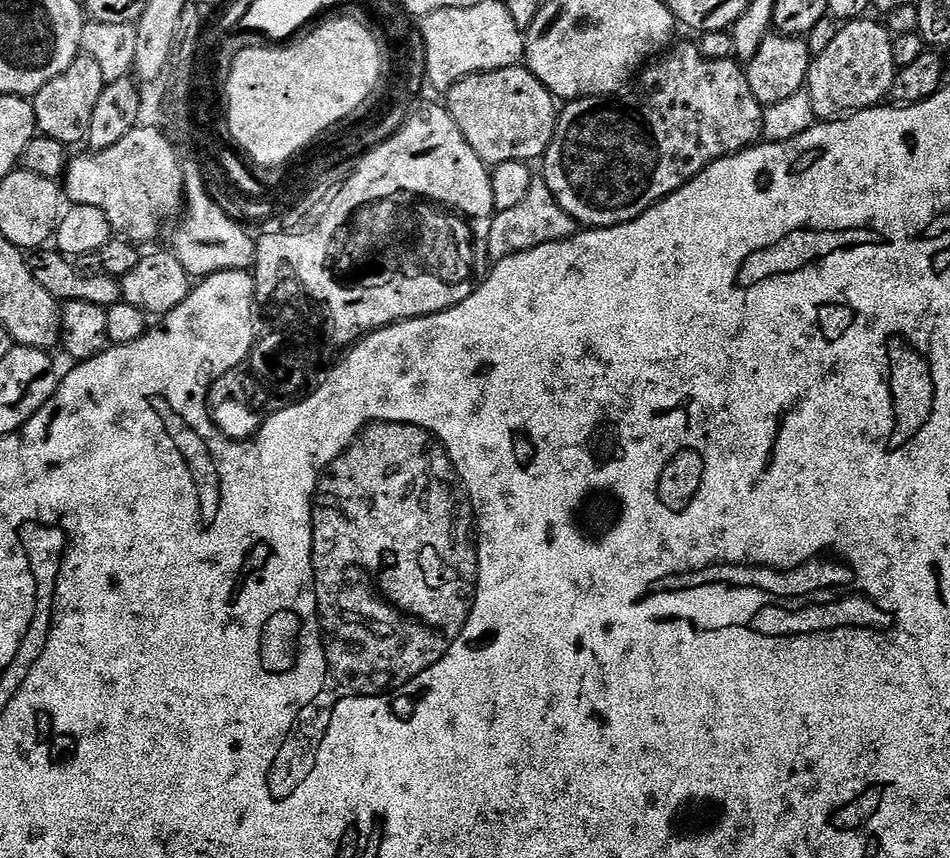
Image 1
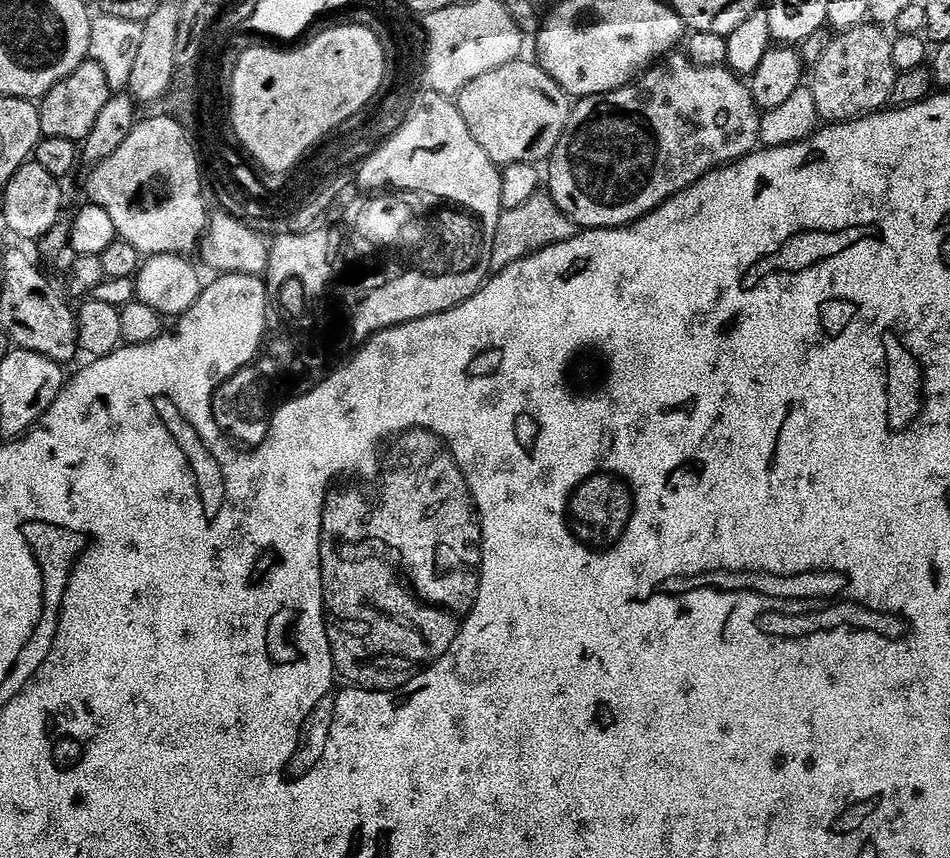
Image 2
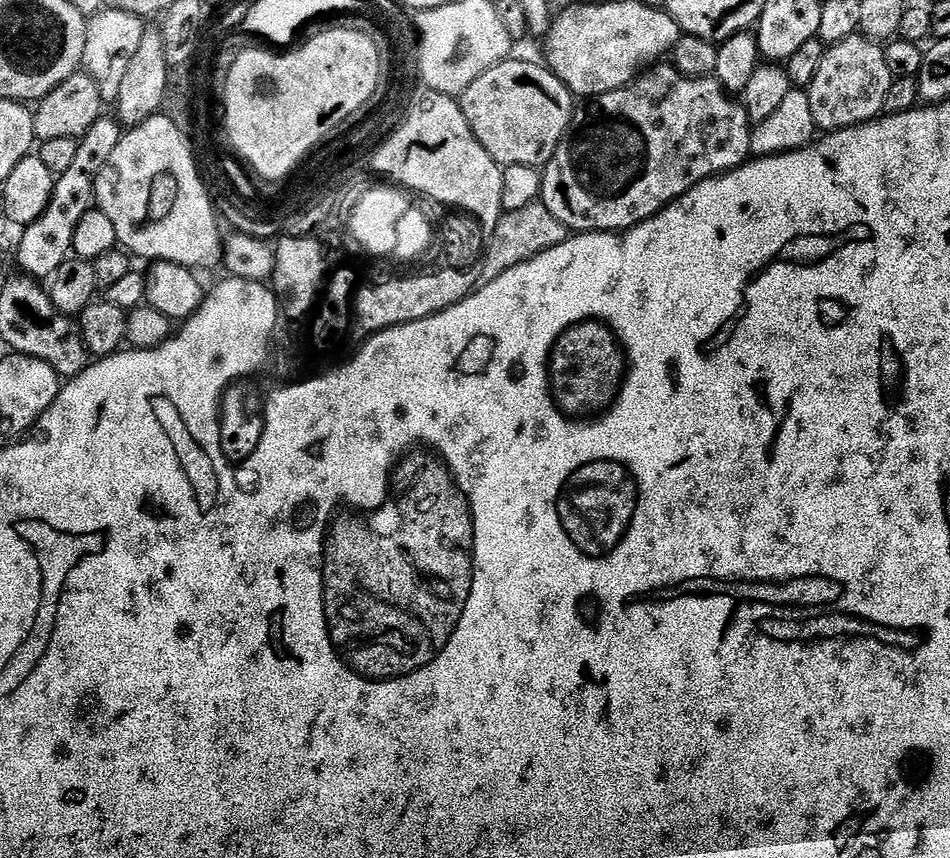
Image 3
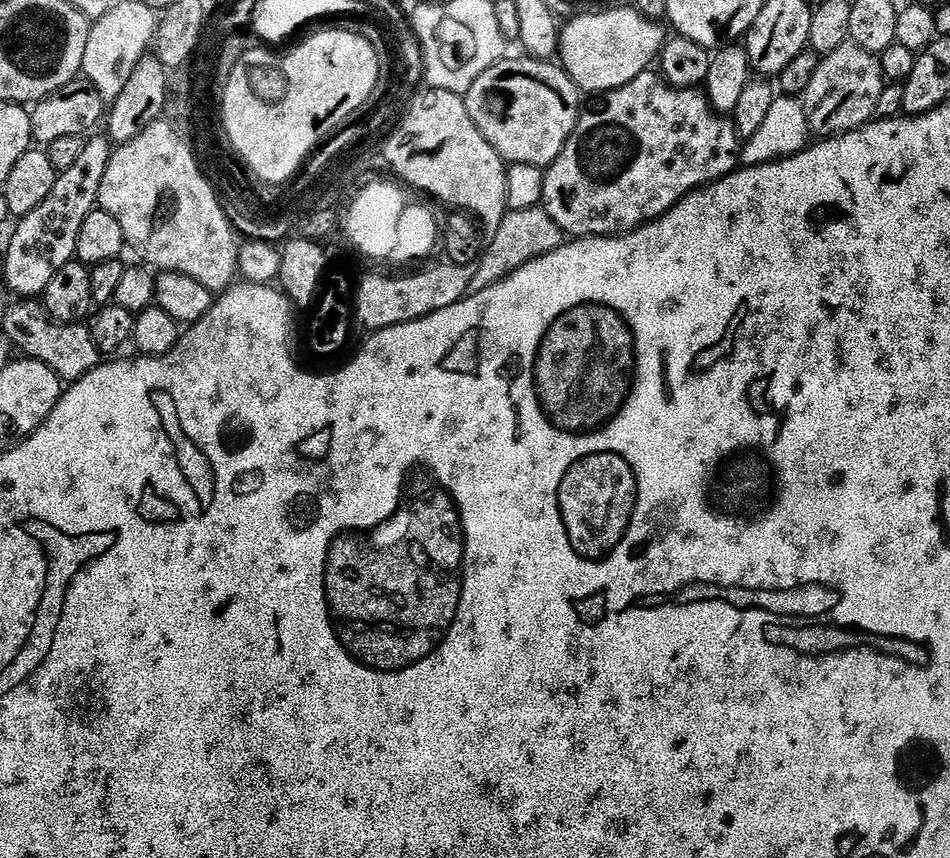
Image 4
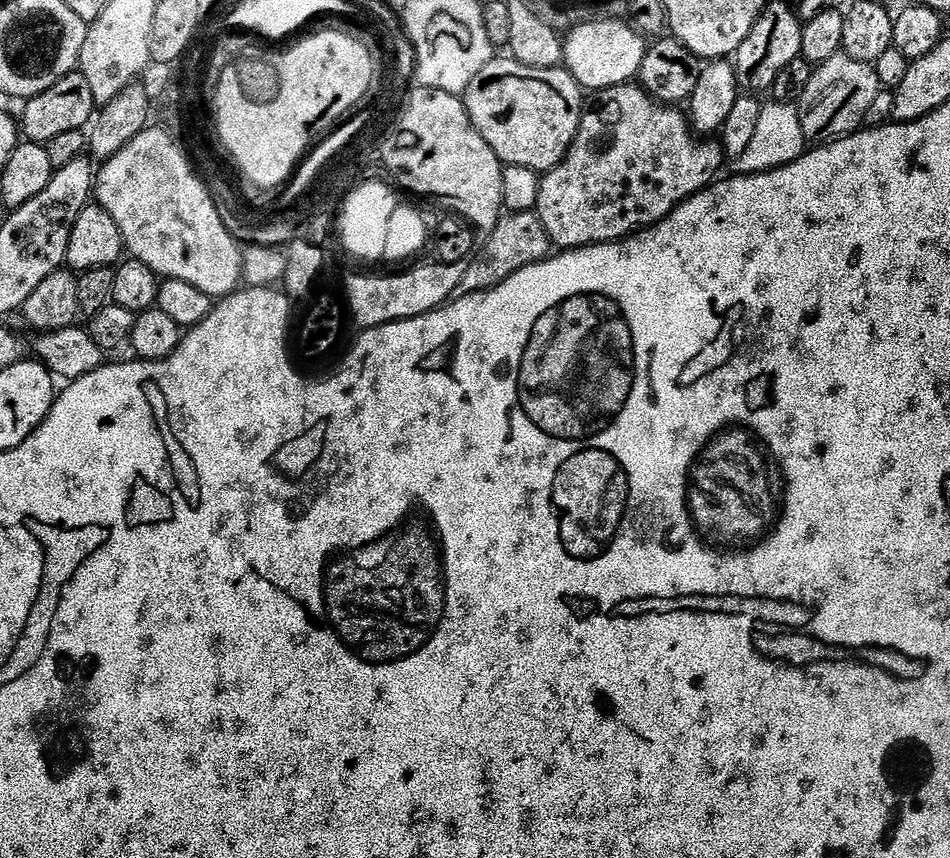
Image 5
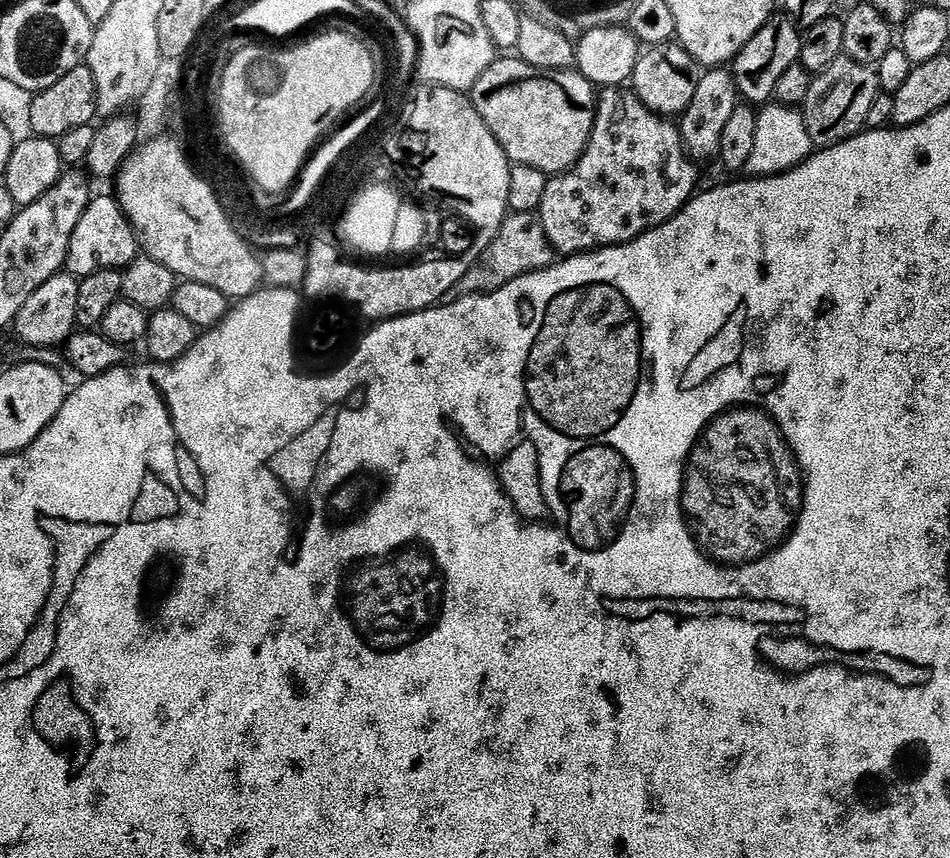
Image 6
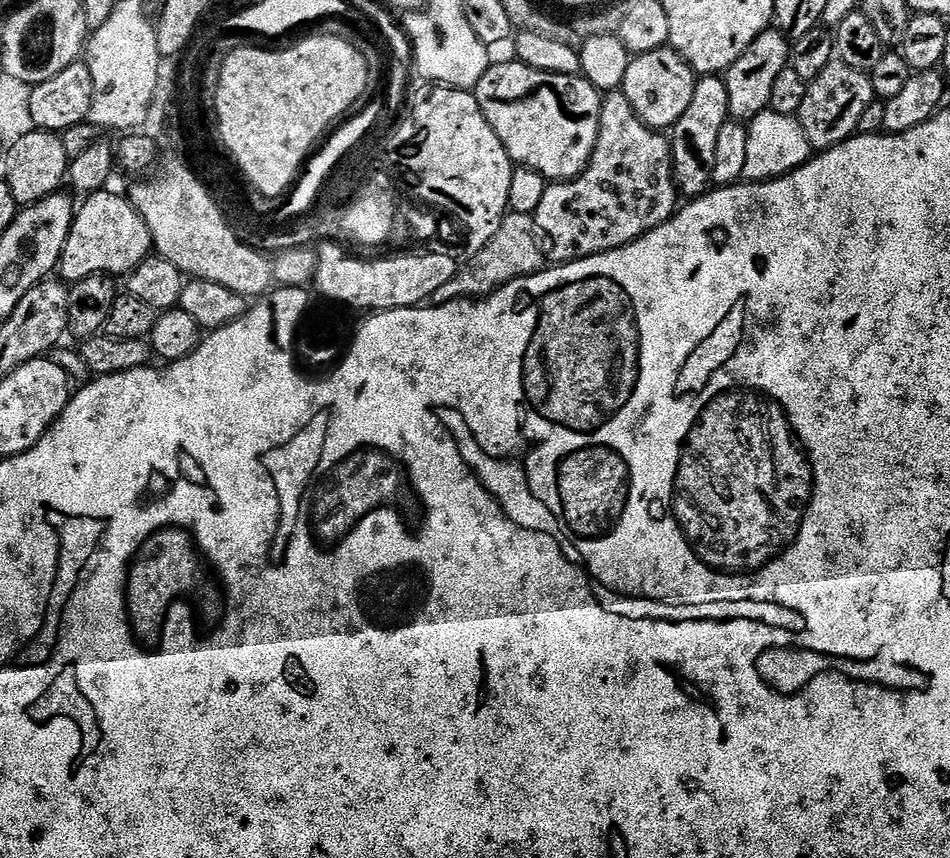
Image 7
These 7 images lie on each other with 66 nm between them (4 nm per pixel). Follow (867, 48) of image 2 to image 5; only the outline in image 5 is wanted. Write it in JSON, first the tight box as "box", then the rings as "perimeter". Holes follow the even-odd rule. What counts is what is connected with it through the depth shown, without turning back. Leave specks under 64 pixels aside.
{"box":[798,54,882,142],"perimeter":[[[847,54],[831,56],[815,69],[804,93],[798,99],[804,139],[808,142],[831,142],[842,136],[851,136],[861,127],[868,111],[876,104],[882,92],[880,77],[871,63],[855,60]]]}

